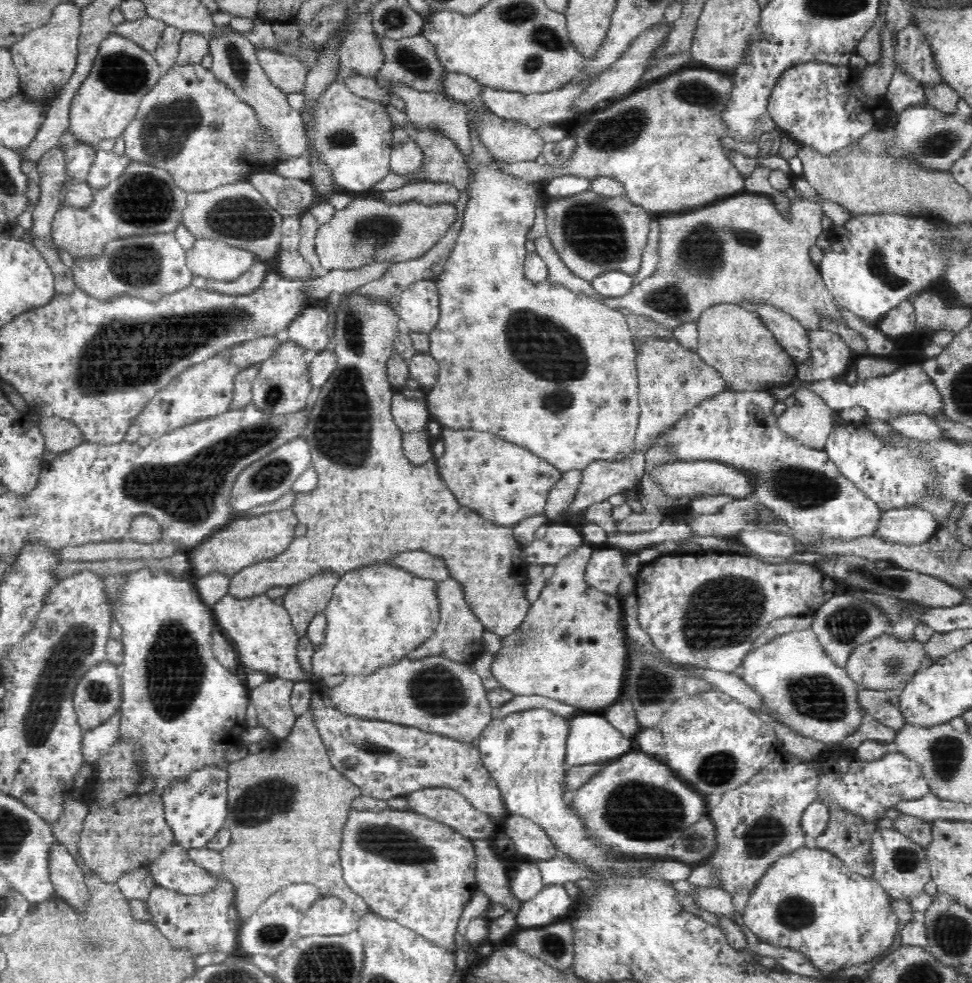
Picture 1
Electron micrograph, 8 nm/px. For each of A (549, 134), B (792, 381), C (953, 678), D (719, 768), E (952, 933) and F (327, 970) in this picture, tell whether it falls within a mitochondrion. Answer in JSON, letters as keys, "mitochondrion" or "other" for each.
{"A":"other","B":"other","C":"other","D":"mitochondrion","E":"mitochondrion","F":"mitochondrion"}

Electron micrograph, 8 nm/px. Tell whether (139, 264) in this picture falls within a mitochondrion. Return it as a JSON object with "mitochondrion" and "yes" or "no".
{"mitochondrion":"yes"}

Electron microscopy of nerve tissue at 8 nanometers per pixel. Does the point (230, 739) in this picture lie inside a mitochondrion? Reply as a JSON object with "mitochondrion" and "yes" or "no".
{"mitochondrion":"no"}

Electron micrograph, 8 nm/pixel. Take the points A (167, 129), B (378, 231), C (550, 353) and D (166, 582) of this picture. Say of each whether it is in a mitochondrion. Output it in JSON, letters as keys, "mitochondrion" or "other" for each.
{"A":"mitochondrion","B":"mitochondrion","C":"mitochondrion","D":"other"}

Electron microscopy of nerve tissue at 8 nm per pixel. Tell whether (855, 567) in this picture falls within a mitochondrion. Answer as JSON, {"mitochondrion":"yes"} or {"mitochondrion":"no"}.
{"mitochondrion":"yes"}

